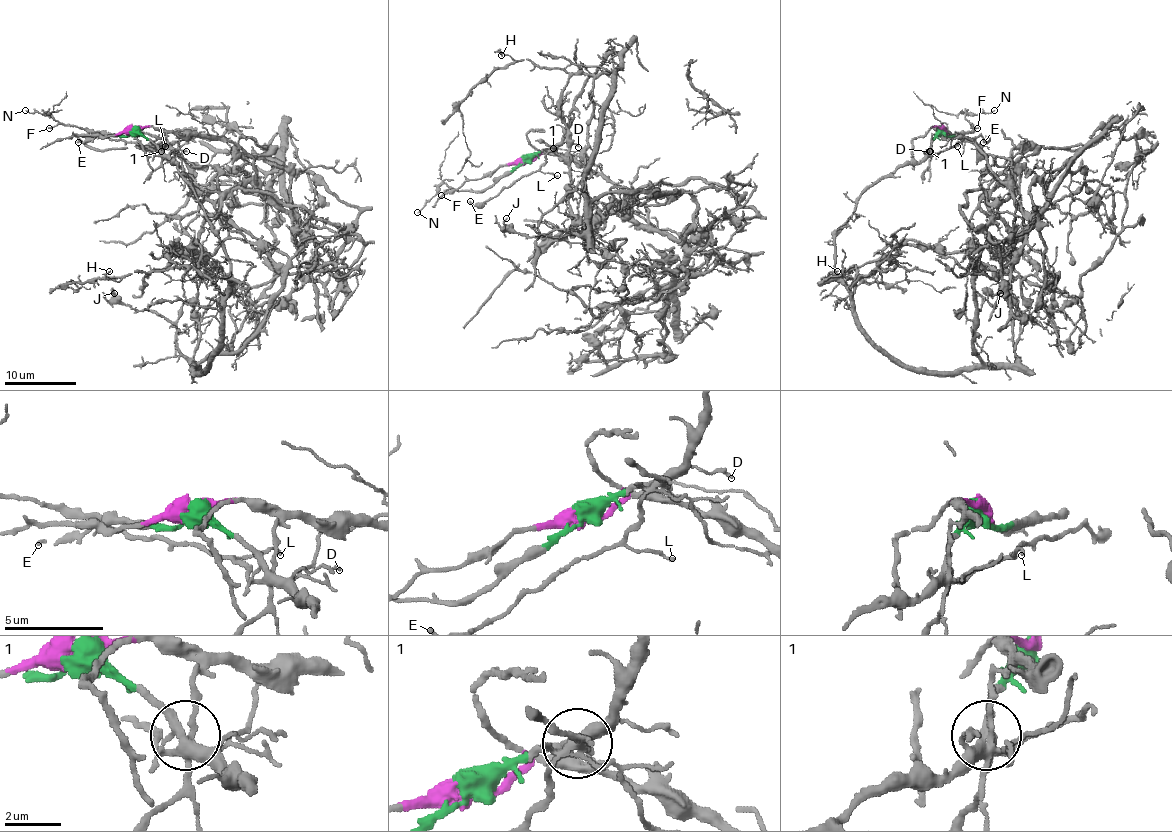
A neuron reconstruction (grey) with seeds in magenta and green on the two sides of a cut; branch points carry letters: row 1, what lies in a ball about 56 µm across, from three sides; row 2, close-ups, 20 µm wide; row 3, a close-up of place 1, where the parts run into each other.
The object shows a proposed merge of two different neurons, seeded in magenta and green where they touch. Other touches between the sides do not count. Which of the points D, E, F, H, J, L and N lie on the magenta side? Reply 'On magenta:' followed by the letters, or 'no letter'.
On magenta: no letter

